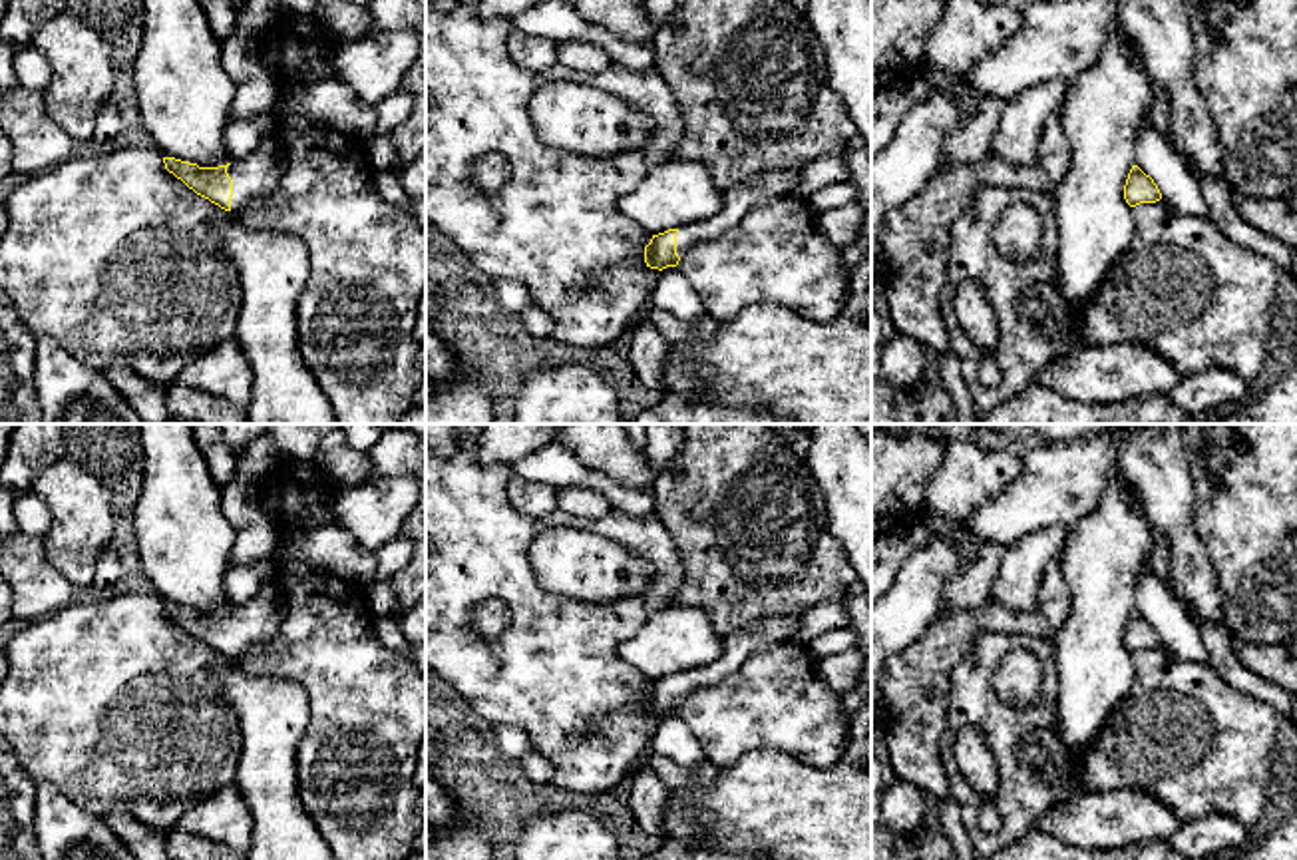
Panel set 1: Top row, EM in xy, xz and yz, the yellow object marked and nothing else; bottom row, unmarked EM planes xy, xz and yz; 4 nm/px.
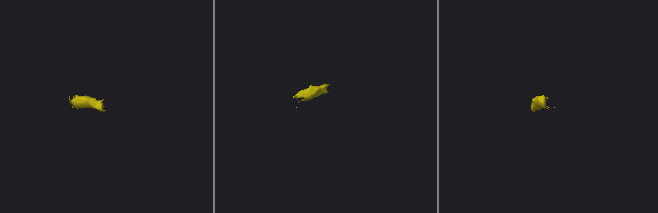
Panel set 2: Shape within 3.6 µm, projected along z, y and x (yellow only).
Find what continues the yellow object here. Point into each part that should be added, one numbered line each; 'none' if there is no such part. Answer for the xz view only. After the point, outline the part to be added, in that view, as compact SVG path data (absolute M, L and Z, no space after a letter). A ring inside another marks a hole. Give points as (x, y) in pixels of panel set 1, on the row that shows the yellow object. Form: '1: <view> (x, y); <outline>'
1: xz (739, 200); M774 169L754 175L724 191L722 211L710 219L676 233L676 255L682 257L692 245L712 241L734 229L750 209L766 201L792 195L798 187L798 171Z

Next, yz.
none

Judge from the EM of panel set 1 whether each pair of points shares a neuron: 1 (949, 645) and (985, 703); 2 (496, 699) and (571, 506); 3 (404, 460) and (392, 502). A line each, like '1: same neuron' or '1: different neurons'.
1: different neurons
2: different neurons
3: different neurons

